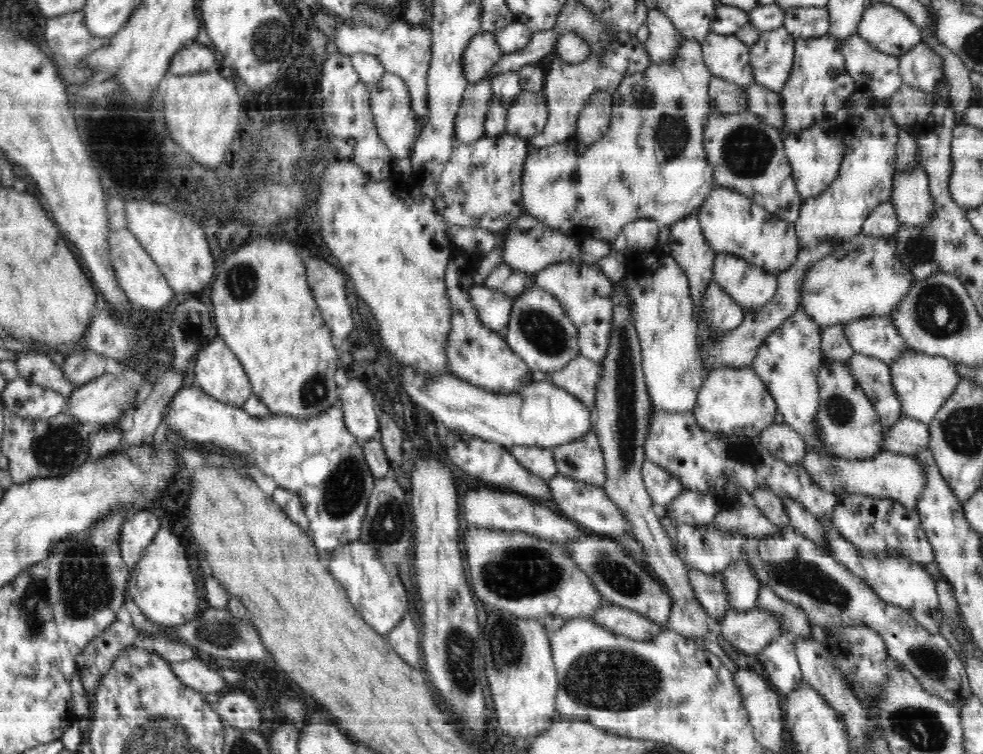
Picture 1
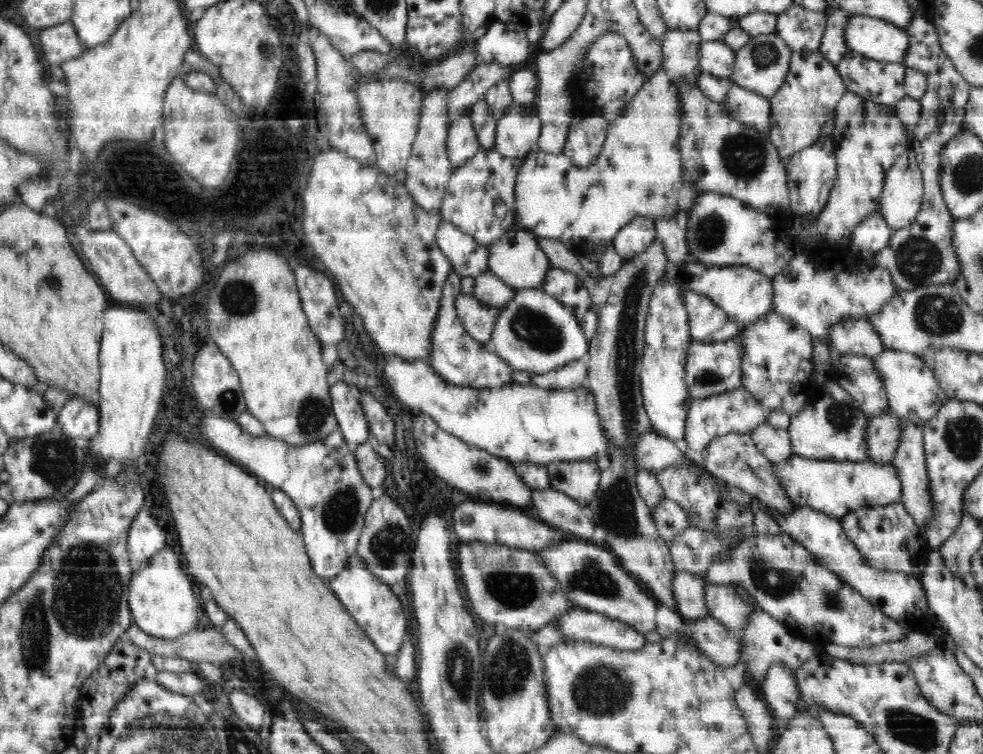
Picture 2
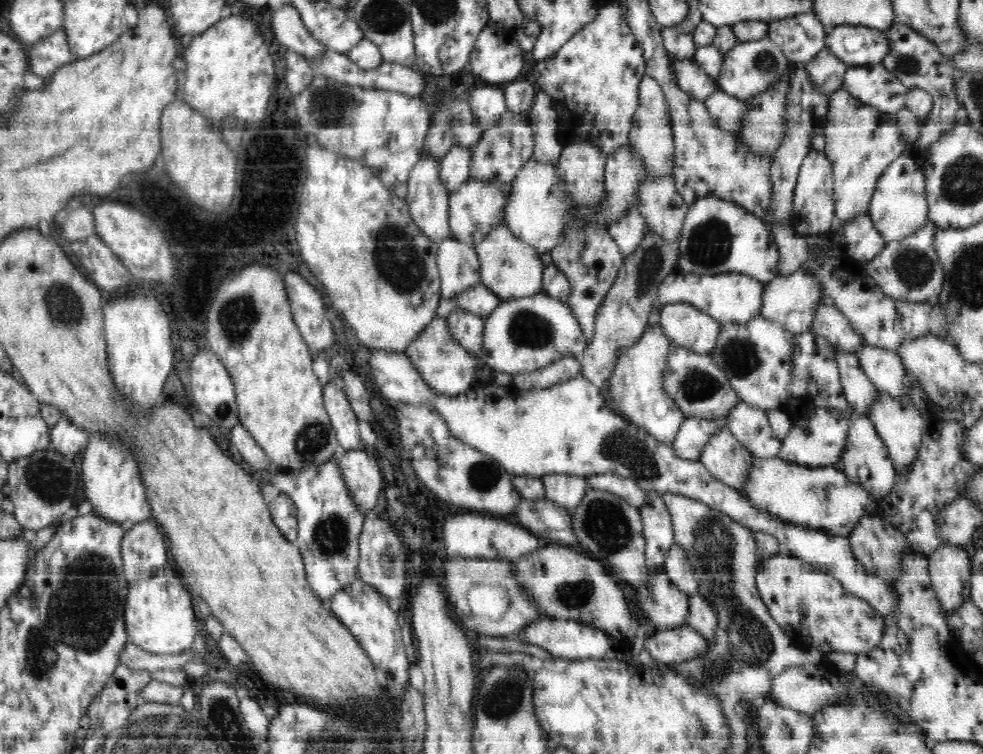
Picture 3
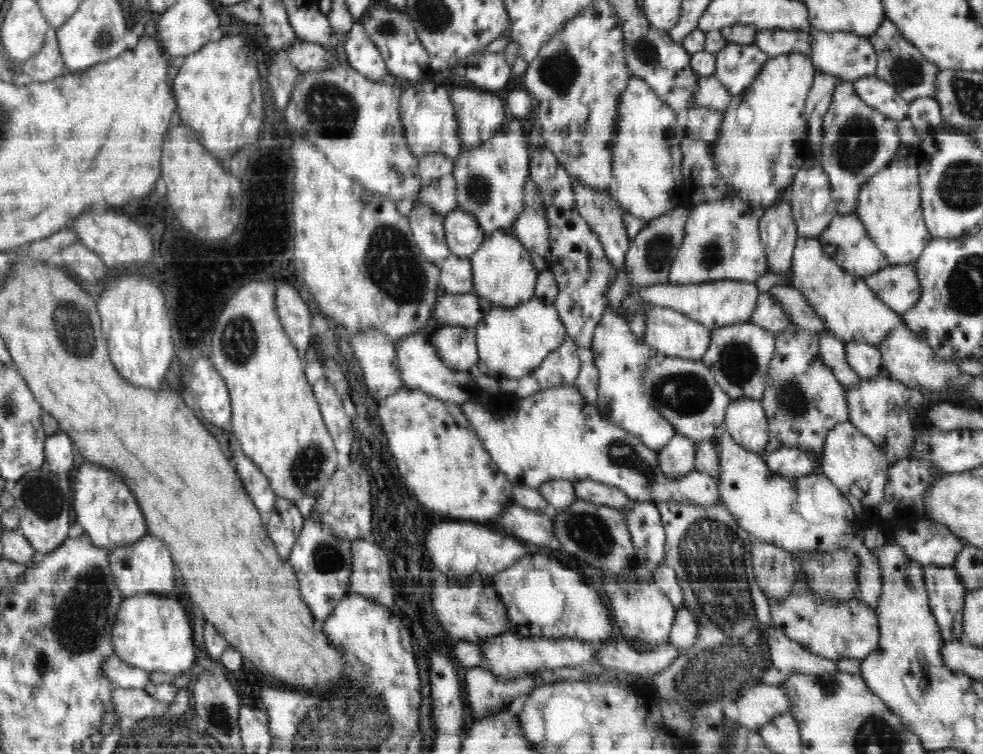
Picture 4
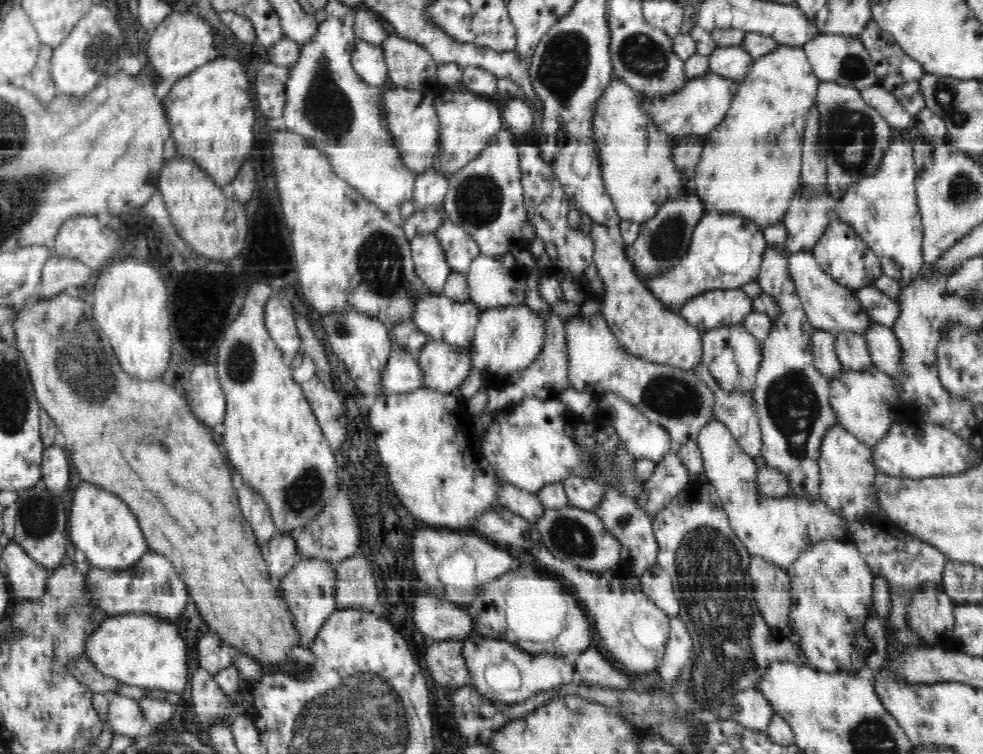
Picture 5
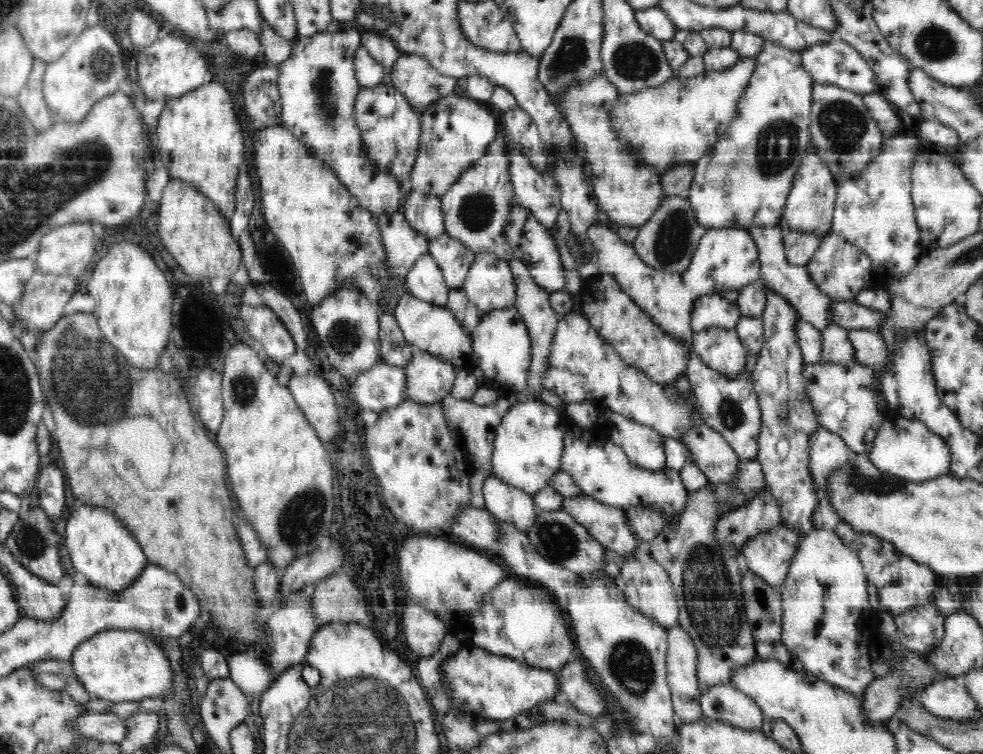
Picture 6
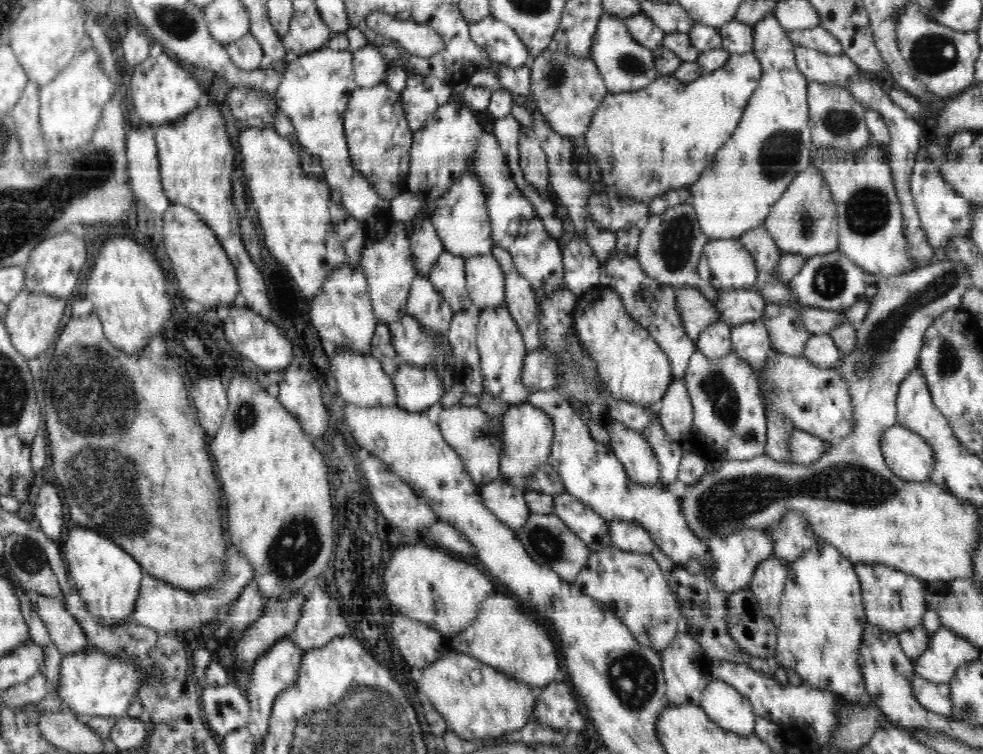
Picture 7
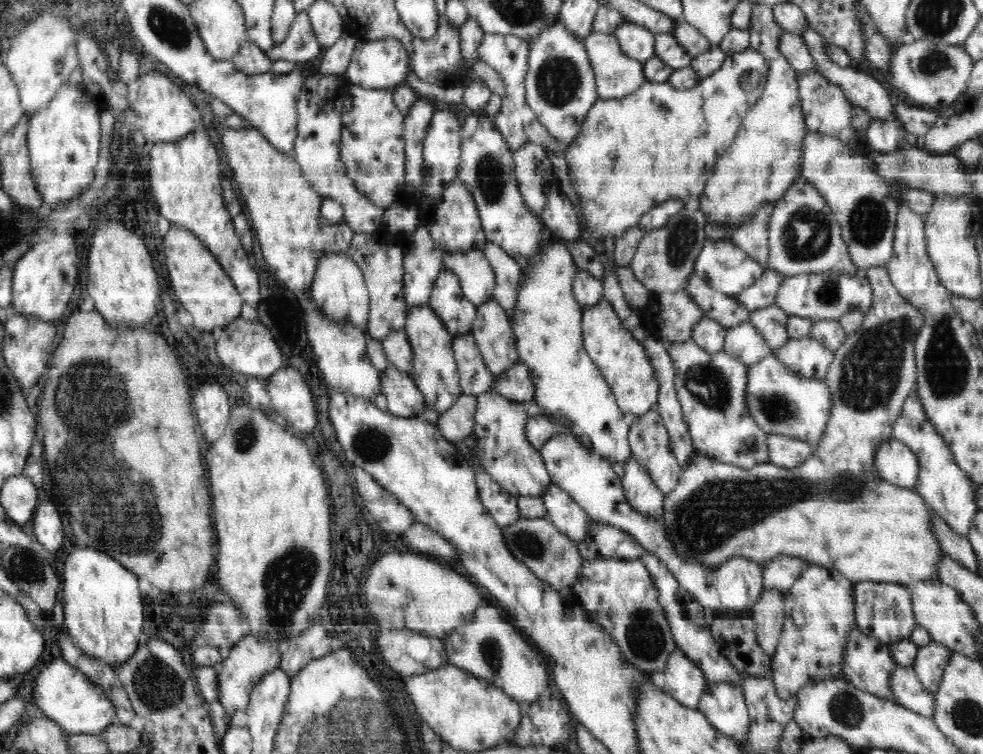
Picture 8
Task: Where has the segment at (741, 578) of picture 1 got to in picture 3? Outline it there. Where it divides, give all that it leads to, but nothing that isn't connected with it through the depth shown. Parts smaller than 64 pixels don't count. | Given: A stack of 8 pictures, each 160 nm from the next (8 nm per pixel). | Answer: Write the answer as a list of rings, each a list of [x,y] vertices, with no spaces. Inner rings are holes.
[[[700,593],[689,596],[688,600],[688,618],[686,625],[697,630],[697,632],[706,639],[716,638],[716,609],[712,609],[714,604],[708,604]]]

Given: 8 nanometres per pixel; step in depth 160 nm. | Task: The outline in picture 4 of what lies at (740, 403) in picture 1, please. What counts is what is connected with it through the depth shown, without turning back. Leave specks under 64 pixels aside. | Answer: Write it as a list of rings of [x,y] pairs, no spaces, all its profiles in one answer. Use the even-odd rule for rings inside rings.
[[[676,433],[671,441],[659,451],[657,465],[660,467],[660,472],[670,480],[678,480],[694,471],[697,443],[690,437]]]

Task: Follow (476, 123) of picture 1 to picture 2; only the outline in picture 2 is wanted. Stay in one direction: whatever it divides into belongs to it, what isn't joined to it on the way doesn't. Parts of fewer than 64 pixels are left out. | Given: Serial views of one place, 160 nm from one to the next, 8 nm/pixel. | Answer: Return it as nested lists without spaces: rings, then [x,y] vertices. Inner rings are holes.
[[[467,110],[449,124],[446,146],[452,170],[468,164],[480,152],[481,144]]]

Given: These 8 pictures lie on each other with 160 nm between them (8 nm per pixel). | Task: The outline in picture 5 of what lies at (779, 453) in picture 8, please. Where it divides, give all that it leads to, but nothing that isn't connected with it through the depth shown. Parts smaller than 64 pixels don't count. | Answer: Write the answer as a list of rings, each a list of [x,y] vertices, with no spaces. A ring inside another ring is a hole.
[[[836,424],[824,434],[818,458],[821,483],[820,497],[825,500],[827,508],[843,516],[848,523],[869,523],[869,517],[877,514],[877,503],[873,502],[872,488],[876,484],[876,474],[879,470],[874,465],[872,448],[860,444],[844,427]]]

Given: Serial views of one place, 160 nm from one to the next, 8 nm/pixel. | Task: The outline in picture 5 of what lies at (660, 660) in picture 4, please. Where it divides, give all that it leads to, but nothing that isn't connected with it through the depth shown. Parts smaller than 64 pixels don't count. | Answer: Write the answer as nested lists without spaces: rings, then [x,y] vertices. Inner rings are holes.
[[[596,647],[569,654],[568,659],[578,673],[580,683],[610,689],[628,689],[632,684],[632,677],[620,672]]]

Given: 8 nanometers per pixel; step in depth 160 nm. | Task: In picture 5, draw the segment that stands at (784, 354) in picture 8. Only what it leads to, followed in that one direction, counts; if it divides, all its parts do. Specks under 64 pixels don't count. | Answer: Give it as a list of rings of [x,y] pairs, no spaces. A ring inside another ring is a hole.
[[[848,331],[835,333],[834,347],[843,370],[868,370],[873,366],[866,337],[862,334]]]

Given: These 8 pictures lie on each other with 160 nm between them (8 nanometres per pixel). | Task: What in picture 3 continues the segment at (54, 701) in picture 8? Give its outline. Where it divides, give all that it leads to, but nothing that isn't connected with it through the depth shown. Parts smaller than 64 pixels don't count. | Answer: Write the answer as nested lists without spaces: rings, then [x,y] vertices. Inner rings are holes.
[[[173,563],[160,566],[148,578],[129,582],[124,624],[128,641],[151,654],[180,654],[191,648],[202,627],[191,594],[184,589]]]

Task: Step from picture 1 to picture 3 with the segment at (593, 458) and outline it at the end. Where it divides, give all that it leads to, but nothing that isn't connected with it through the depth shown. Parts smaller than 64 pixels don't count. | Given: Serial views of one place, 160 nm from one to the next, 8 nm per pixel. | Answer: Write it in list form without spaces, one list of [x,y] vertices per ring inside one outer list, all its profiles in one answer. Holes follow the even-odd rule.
[[[554,473],[541,479],[546,489],[546,499],[568,512],[582,504],[589,490],[588,483],[582,477]]]

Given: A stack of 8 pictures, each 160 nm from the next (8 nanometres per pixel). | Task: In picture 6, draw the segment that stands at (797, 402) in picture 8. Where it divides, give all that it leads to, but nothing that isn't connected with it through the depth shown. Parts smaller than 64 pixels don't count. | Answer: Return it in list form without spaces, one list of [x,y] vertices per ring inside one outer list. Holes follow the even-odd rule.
[[[856,362],[805,364],[806,387],[820,421],[820,427],[842,437],[854,452],[869,452],[874,444],[884,416],[876,408],[876,393],[873,392],[872,369]]]

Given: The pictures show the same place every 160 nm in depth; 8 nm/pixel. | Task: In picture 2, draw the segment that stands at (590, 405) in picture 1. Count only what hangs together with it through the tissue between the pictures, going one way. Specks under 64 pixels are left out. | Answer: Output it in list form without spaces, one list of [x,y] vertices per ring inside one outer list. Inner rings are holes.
[[[587,356],[566,363],[547,373],[530,373],[530,383],[541,389],[566,389],[586,385],[589,359]]]

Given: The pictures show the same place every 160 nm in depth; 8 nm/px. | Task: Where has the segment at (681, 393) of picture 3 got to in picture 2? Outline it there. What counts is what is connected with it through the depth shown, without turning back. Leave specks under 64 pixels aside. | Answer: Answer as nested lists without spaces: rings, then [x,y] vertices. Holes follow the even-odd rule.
[[[737,337],[717,343],[692,340],[685,355],[685,384],[692,400],[730,393],[742,386],[740,372],[740,341]]]

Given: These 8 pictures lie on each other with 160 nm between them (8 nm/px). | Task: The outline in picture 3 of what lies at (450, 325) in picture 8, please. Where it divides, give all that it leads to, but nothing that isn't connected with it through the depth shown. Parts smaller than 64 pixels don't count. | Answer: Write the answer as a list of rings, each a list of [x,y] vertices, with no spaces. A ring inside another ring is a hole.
[[[466,180],[461,187],[449,194],[449,225],[451,236],[457,241],[474,246],[486,238],[486,234],[500,222],[506,223],[504,210],[507,204],[506,193],[497,188],[497,182],[485,184],[484,181]]]

